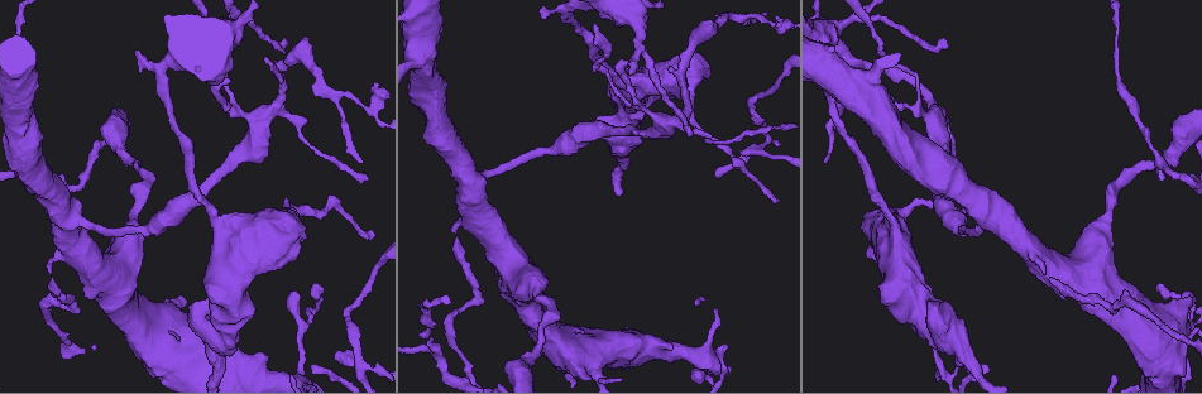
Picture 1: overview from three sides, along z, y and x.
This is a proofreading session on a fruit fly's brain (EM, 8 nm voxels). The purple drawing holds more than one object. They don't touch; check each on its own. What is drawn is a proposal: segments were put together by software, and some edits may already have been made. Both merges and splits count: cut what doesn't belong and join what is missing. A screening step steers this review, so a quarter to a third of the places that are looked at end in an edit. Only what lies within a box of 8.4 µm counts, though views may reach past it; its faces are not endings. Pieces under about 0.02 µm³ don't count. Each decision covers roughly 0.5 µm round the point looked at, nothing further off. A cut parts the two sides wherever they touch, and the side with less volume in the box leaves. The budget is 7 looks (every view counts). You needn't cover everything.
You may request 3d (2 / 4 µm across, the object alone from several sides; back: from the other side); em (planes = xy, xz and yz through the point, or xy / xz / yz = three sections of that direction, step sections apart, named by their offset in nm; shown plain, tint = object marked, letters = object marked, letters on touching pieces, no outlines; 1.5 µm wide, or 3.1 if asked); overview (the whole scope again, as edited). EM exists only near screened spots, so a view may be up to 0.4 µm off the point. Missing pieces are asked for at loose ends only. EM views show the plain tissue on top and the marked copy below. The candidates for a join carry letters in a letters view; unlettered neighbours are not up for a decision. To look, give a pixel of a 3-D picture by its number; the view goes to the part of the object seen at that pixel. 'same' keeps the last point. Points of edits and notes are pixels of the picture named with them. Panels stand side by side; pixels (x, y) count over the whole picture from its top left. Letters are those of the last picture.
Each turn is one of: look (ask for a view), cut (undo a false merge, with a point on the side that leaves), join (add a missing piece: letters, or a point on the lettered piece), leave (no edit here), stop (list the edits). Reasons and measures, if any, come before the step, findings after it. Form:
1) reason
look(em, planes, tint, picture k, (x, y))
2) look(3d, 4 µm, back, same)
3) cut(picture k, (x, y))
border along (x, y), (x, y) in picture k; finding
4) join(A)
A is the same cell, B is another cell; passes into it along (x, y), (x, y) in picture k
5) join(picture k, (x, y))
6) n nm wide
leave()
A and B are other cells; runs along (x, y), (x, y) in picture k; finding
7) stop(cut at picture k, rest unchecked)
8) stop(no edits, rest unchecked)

free end
look(em, xy, step 4, letters, picture 1, (278, 269))

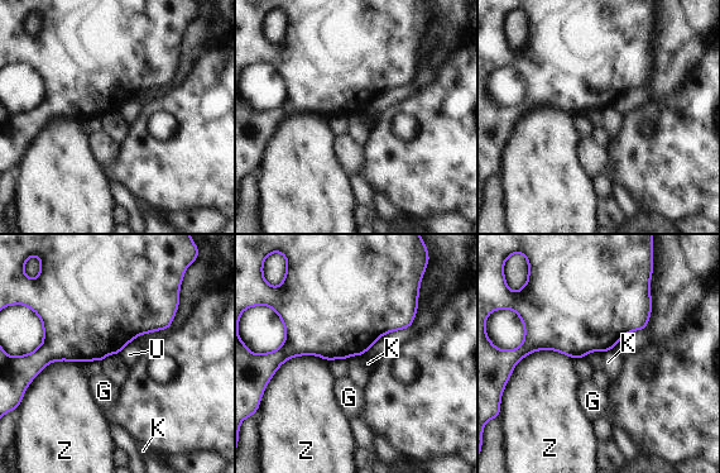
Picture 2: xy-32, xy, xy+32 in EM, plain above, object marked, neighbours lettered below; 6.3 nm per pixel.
leave()
G, K, U and Z are other cells; border along (153, 330), (137, 335), (118, 353) in picture 2; none of them fits

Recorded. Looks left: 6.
tapers out
look(em, planes, letters, picture 1, (336, 352))

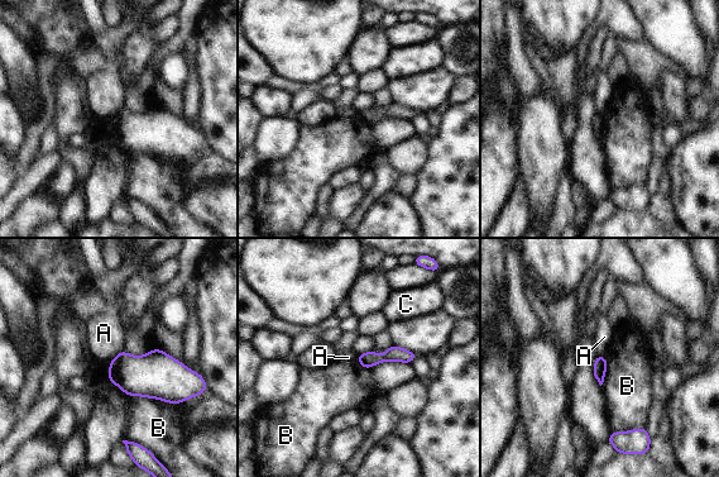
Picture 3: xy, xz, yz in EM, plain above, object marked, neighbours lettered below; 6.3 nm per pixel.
leave()
A, B and C are other cells; runs along (411, 356), (362, 361) in picture 3; no lettered piece goes on from it

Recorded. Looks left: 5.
sharp bend
look(em, xz, step 8, letters, picture 1, (475, 299))

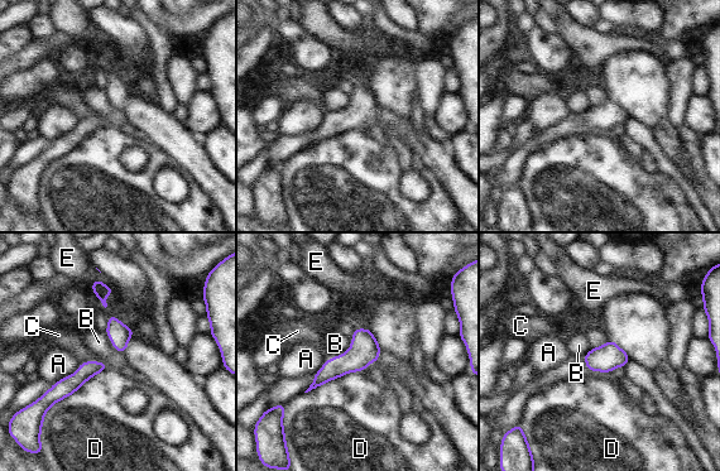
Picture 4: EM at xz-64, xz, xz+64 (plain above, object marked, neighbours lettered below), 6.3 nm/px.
leave()
A, B, C, D and E are other cells; all the same cell

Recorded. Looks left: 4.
stop(no edits, rest unchecked)

